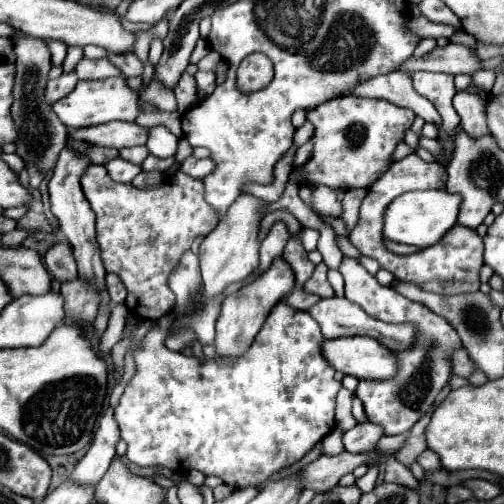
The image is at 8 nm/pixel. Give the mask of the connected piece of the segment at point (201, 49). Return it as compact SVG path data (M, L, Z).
M198 39L198 43L196 43L196 47L194 47L194 51L192 51L192 57L190 57L190 63L198 63L202 57L206 57L208 55L208 51L210 51L210 47L208 47L208 41L206 39Z

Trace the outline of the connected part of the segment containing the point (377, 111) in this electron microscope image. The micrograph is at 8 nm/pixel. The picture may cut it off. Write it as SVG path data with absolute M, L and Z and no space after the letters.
M342 95L336 99L348 101L330 99L312 111L314 149L304 163L304 183L326 185L332 189L368 189L390 169L390 157L398 141L404 137L404 131L412 125L414 111L384 99L364 99L354 95Z

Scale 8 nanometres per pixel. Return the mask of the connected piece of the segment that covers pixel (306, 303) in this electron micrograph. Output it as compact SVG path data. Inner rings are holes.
M292 289L288 299L286 299L286 305L290 305L292 309L298 309L298 311L308 311L318 301L320 301L318 295L308 295L302 289Z

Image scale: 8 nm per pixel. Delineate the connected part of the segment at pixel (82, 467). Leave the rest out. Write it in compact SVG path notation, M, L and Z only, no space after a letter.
M108 409L100 421L100 427L94 435L88 453L78 461L70 479L76 483L96 485L102 479L104 471L108 469L108 463L114 459L118 441L120 441L120 429L114 419L114 409Z

